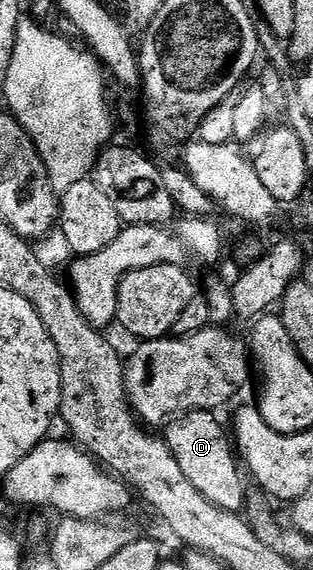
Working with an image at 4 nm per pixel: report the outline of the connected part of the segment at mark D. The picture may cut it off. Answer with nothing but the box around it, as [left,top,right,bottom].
[165,410,248,512]

